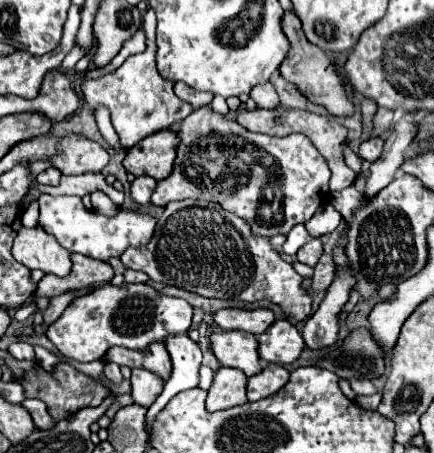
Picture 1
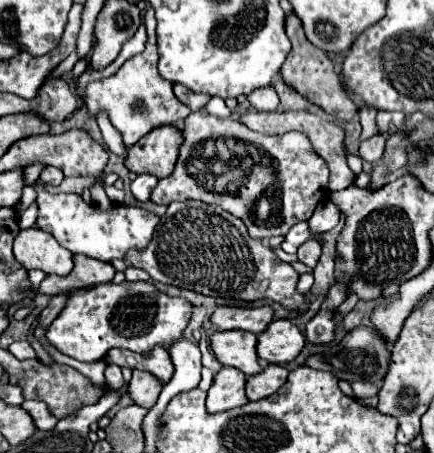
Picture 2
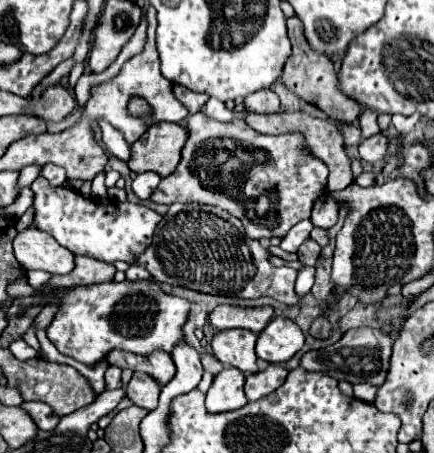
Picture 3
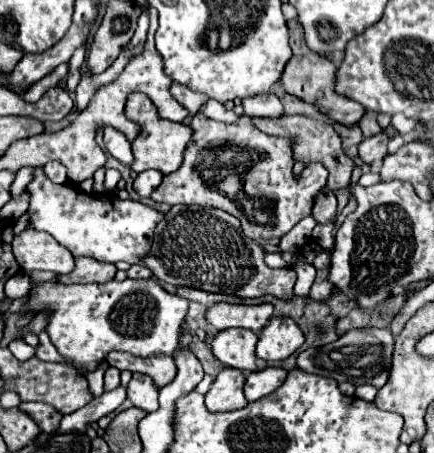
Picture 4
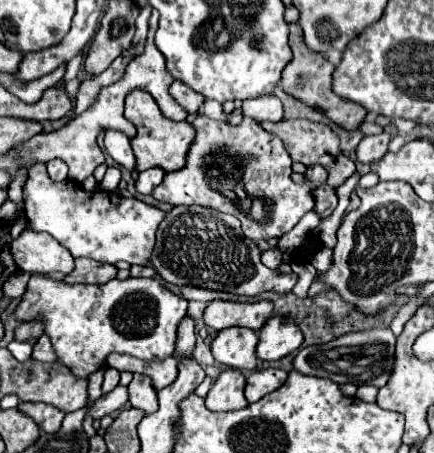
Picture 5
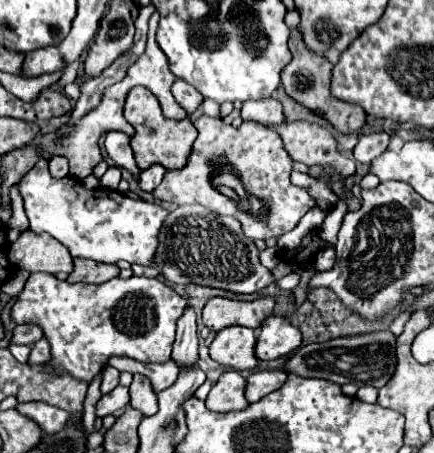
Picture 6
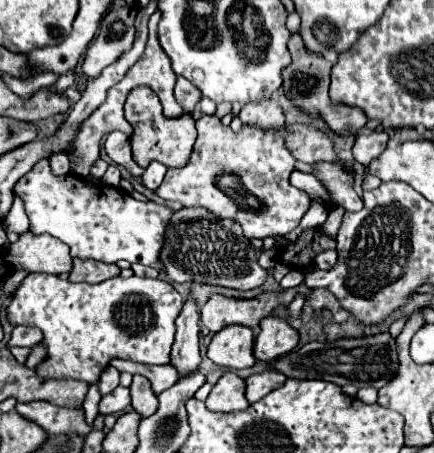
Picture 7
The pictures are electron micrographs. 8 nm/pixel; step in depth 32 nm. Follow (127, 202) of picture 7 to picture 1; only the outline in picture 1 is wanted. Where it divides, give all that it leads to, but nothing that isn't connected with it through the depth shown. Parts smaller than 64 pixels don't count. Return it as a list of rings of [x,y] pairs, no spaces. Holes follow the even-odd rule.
[[[40,194],[40,218],[38,224],[46,232],[50,232],[68,252],[78,252],[96,260],[110,260],[120,258],[126,248],[130,246],[146,246],[152,238],[156,218],[148,212],[140,210],[126,210],[120,208],[116,216],[104,216],[96,210],[88,210],[78,196],[50,196]],[[124,212],[124,214],[122,214]]]

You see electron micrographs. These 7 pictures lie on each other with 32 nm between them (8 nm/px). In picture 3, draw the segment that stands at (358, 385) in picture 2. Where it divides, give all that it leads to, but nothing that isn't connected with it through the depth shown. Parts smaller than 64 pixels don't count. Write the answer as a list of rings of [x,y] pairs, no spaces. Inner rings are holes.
[[[356,384],[354,386],[354,396],[358,400],[364,400],[364,402],[372,402],[374,396],[376,396],[376,386],[370,386],[370,384]]]

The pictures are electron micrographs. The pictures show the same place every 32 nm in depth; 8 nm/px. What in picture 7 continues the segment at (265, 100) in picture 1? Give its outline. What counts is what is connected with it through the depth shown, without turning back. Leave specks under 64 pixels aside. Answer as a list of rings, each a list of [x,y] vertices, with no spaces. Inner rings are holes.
[[[264,100],[260,104],[248,104],[240,110],[240,120],[246,126],[254,126],[260,130],[280,130],[284,128],[284,114],[278,102]]]

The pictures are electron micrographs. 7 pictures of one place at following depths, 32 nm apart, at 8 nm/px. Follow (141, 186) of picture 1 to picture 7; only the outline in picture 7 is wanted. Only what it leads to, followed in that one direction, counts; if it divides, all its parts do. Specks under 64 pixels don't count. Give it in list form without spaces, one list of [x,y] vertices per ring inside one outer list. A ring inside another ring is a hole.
[[[156,160],[150,162],[150,166],[146,168],[146,172],[144,172],[144,176],[142,176],[144,186],[146,186],[148,190],[156,190],[156,188],[162,184],[162,180],[164,180],[166,170],[168,170],[168,168],[164,168],[164,164],[160,164],[160,162],[156,162]]]

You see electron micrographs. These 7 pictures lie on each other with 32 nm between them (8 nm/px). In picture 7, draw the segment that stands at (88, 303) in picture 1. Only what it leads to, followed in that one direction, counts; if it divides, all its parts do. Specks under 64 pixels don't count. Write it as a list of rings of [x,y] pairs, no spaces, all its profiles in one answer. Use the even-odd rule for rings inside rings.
[[[28,274],[14,290],[10,306],[6,308],[8,320],[14,326],[34,326],[44,334],[46,358],[36,366],[36,374],[44,380],[72,378],[86,384],[96,384],[100,372],[114,360],[134,360],[140,364],[168,364],[170,348],[174,340],[174,320],[180,314],[184,296],[180,296],[170,282],[160,278],[138,278],[124,280],[122,276],[104,280],[100,284],[74,284],[54,274]]]

